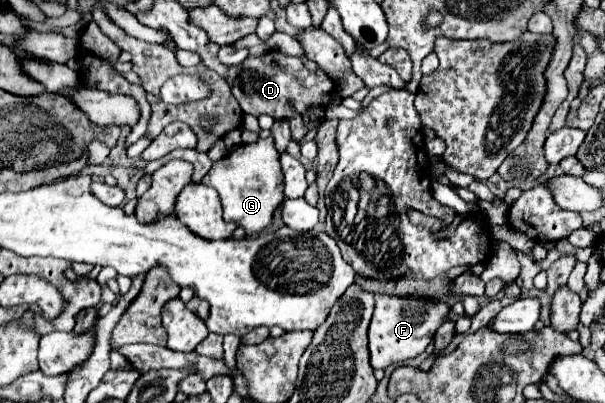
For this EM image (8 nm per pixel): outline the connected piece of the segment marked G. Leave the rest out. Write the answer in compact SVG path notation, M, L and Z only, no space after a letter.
M259 138L253 144L241 144L221 162L213 164L213 168L203 178L203 184L209 184L219 192L227 222L235 222L237 226L245 228L247 236L261 232L265 226L271 224L273 212L285 200L283 172L273 138Z

